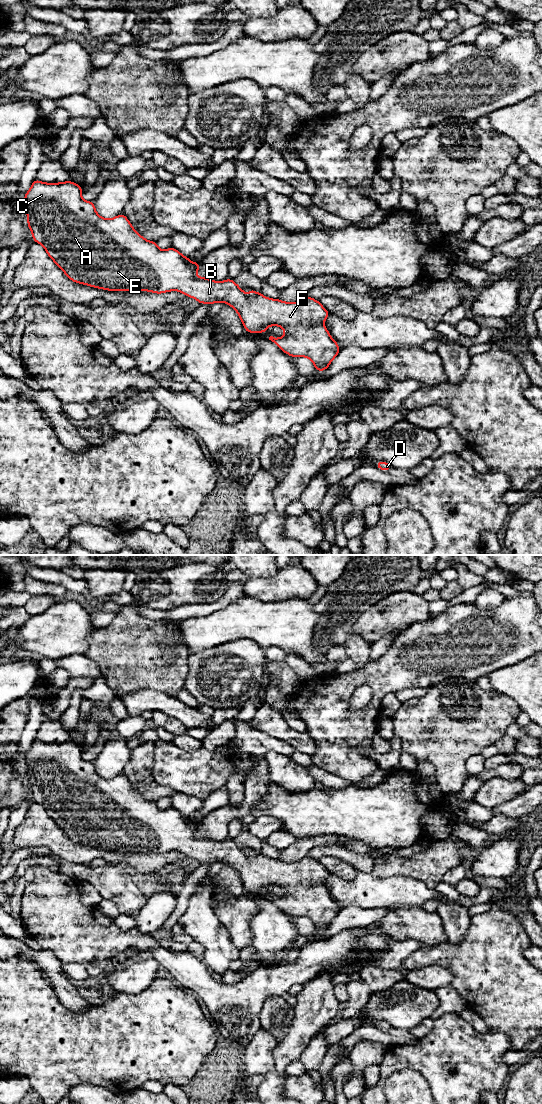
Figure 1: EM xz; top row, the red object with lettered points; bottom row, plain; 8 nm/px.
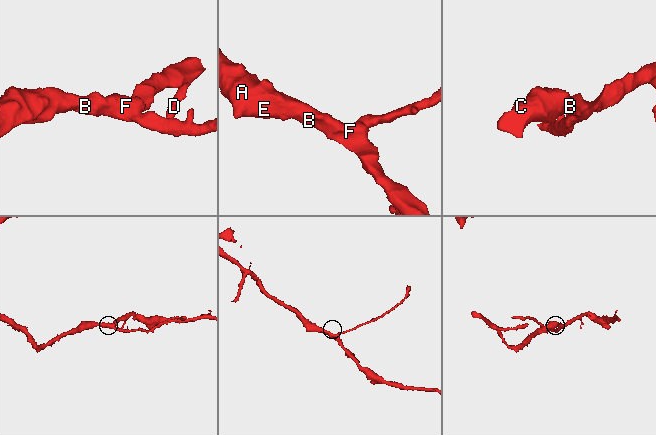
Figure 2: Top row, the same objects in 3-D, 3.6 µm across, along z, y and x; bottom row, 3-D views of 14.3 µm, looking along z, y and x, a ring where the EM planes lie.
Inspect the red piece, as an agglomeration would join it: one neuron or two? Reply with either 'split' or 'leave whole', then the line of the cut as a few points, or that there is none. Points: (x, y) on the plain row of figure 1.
leave whole; no cut

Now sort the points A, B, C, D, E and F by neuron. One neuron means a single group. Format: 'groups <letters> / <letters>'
groups A B C D E F

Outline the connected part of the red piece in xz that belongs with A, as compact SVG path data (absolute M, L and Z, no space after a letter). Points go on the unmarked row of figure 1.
M35 739L29 751L24 754L25 773L28 776L28 788L32 792L34 802L41 804L48 816L73 842L109 851L150 851L156 854L173 850L182 852L185 856L196 859L200 864L225 862L238 873L245 890L248 893L266 893L268 886L280 886L285 895L282 898L269 897L283 912L292 917L307 917L312 920L316 931L325 931L332 920L339 914L340 907L332 899L324 880L330 873L321 863L310 856L298 862L283 862L280 859L270 859L249 848L249 855L232 839L222 842L209 838L197 837L200 822L194 823L189 817L183 816L175 808L161 810L155 801L148 801L138 794L127 777L120 774L111 779L100 777L92 761L85 761L81 757L83 749L75 742L44 743Z

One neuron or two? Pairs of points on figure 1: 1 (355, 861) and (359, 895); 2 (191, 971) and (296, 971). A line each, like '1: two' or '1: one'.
1: two
2: one

